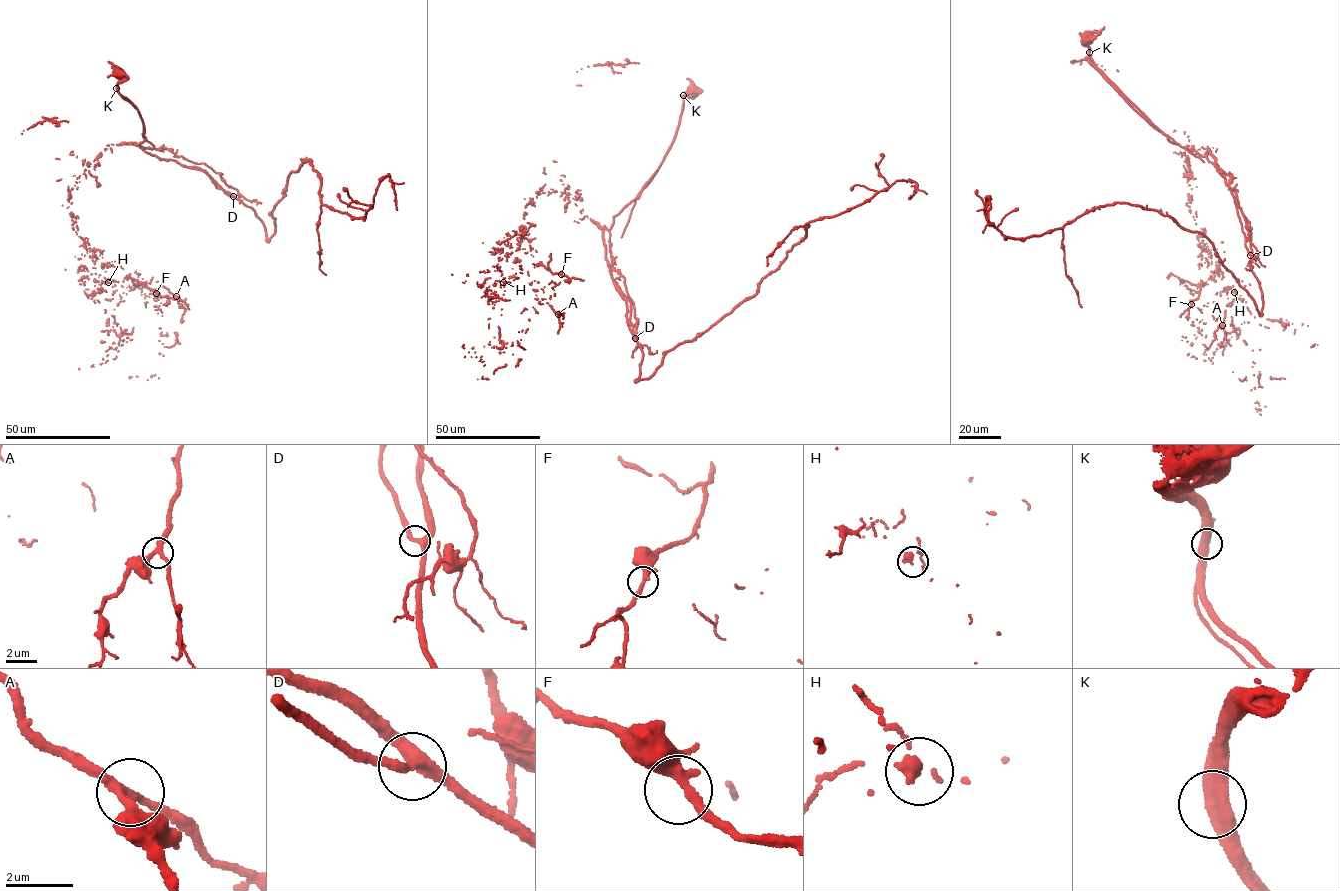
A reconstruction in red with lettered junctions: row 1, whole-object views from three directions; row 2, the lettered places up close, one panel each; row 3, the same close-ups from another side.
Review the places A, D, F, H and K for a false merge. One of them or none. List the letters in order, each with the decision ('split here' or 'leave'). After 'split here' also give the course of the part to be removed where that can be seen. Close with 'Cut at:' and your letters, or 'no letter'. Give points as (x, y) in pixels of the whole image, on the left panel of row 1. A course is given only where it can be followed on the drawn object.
A: leave
D: leave
F: leave
H: leave
K: split here; course (117, 89), (140, 113), (142, 136), (154, 147)
Cut at: K

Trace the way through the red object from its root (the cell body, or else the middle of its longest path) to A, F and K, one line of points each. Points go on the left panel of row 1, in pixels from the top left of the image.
A: (204, 171), (132, 143), (111, 144), (83, 163), (69, 190), (72, 229), (96, 260), (158, 281), (176, 296)
F: (204, 171), (132, 143), (111, 144), (83, 163), (69, 190), (72, 229), (87, 250), (156, 293)
K: (204, 171), (162, 160), (133, 144), (139, 146), (145, 139), (144, 125), (135, 107), (117, 89)

